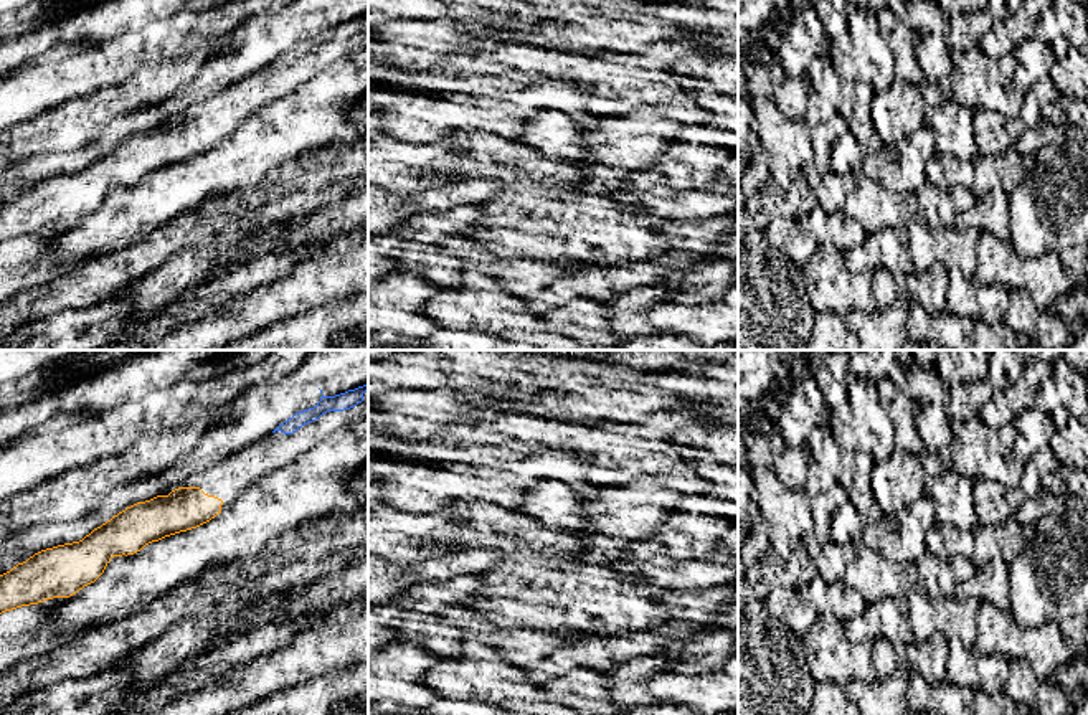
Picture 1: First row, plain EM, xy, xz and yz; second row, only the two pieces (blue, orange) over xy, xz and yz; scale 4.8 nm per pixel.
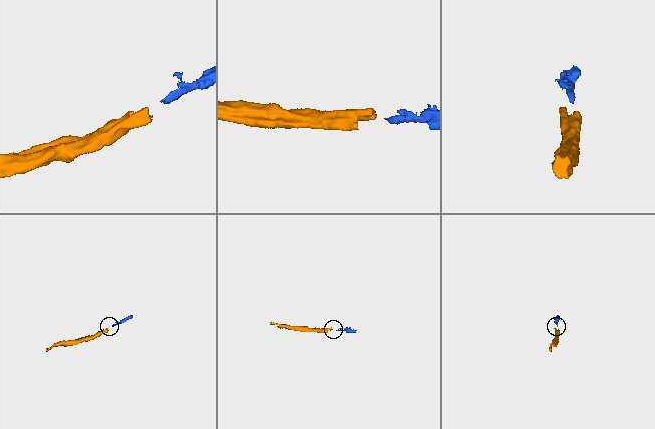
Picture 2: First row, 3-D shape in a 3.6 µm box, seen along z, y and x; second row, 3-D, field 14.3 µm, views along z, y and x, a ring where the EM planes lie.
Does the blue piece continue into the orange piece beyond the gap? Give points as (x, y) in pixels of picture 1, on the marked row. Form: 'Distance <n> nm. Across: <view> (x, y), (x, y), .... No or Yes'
Distance 420 nm. Across: xy (273, 431), (220, 499). Yes

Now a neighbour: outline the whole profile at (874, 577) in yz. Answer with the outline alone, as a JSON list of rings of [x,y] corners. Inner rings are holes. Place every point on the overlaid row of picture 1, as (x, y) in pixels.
[[[867,547],[857,550],[855,558],[847,563],[842,581],[859,591],[867,604],[885,598],[906,598],[915,586],[911,568]]]

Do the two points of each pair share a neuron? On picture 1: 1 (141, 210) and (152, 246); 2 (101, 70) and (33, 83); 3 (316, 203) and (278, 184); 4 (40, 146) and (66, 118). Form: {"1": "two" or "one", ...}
{"1": "two", "2": "one", "3": "two", "4": "one"}

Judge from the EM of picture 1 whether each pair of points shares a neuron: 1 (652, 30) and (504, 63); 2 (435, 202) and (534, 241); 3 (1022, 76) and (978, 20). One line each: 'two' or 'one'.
1: two
2: two
3: two

